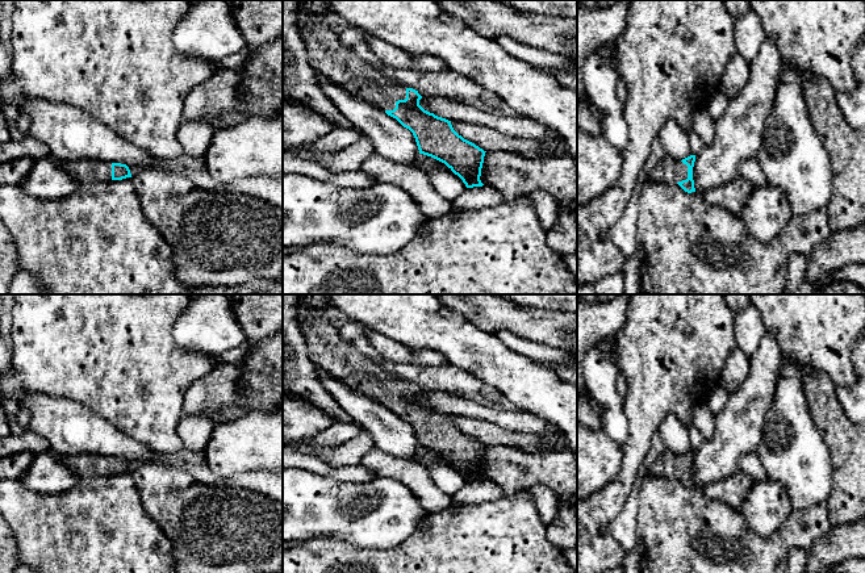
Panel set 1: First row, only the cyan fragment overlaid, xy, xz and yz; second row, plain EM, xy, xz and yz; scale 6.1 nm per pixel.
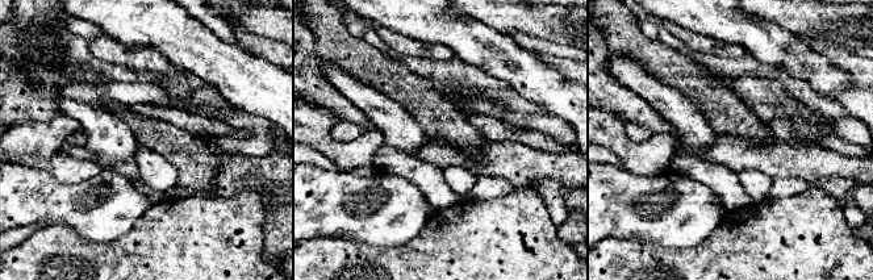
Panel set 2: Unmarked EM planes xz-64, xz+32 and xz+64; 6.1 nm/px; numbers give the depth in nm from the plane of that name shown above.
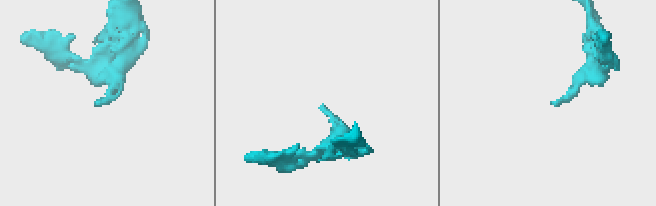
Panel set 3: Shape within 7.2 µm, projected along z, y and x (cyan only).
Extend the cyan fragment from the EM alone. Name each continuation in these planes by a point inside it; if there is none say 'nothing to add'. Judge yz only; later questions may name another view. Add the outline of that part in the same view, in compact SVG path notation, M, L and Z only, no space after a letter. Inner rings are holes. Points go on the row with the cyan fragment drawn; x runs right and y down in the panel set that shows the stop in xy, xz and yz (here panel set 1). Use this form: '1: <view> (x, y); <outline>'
1: yz (669, 171); M665 155L651 171L648 181L677 184L688 179L688 166Z

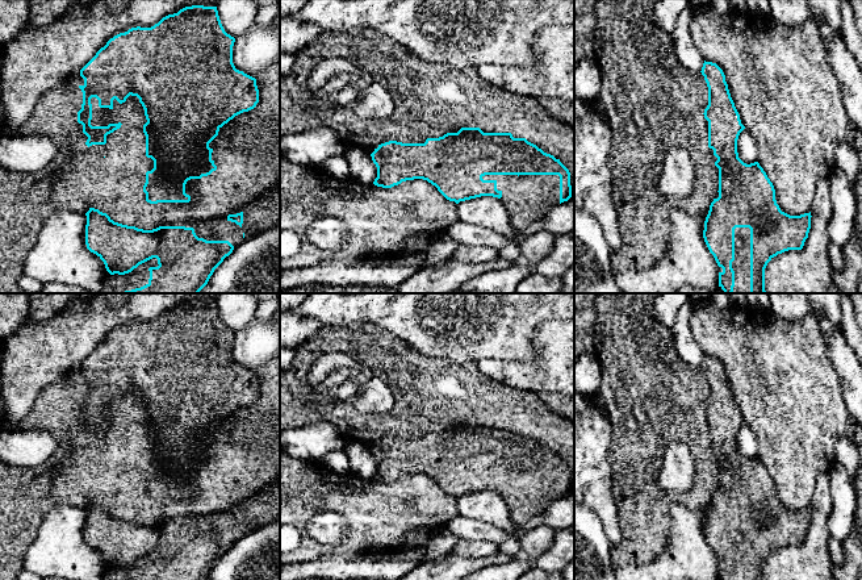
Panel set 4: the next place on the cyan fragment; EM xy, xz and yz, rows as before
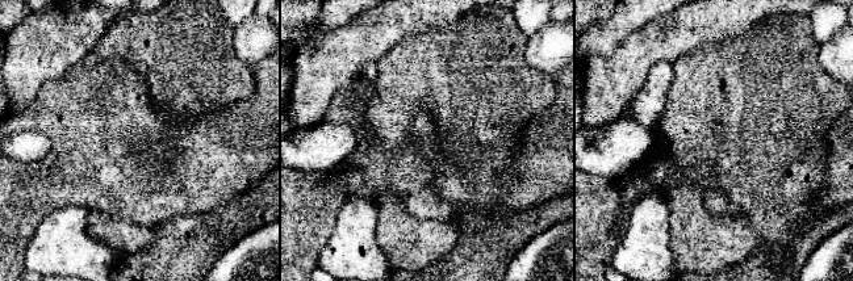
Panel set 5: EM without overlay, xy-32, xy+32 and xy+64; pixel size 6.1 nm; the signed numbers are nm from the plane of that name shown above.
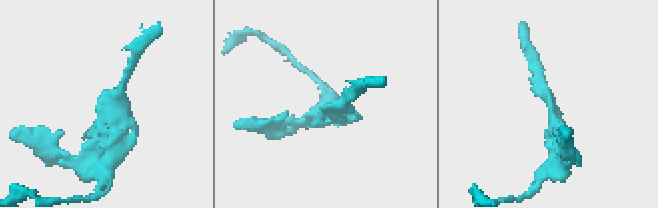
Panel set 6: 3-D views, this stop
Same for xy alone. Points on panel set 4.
1: xy (139, 276); M152 258L125 275L110 275L108 272L102 287L102 293L124 293L125 291L131 291L143 287L148 284L148 268L158 266L158 259Z

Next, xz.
1: xz (527, 197); M485 175L482 179L497 181L509 221L519 231L560 204L558 175Z

